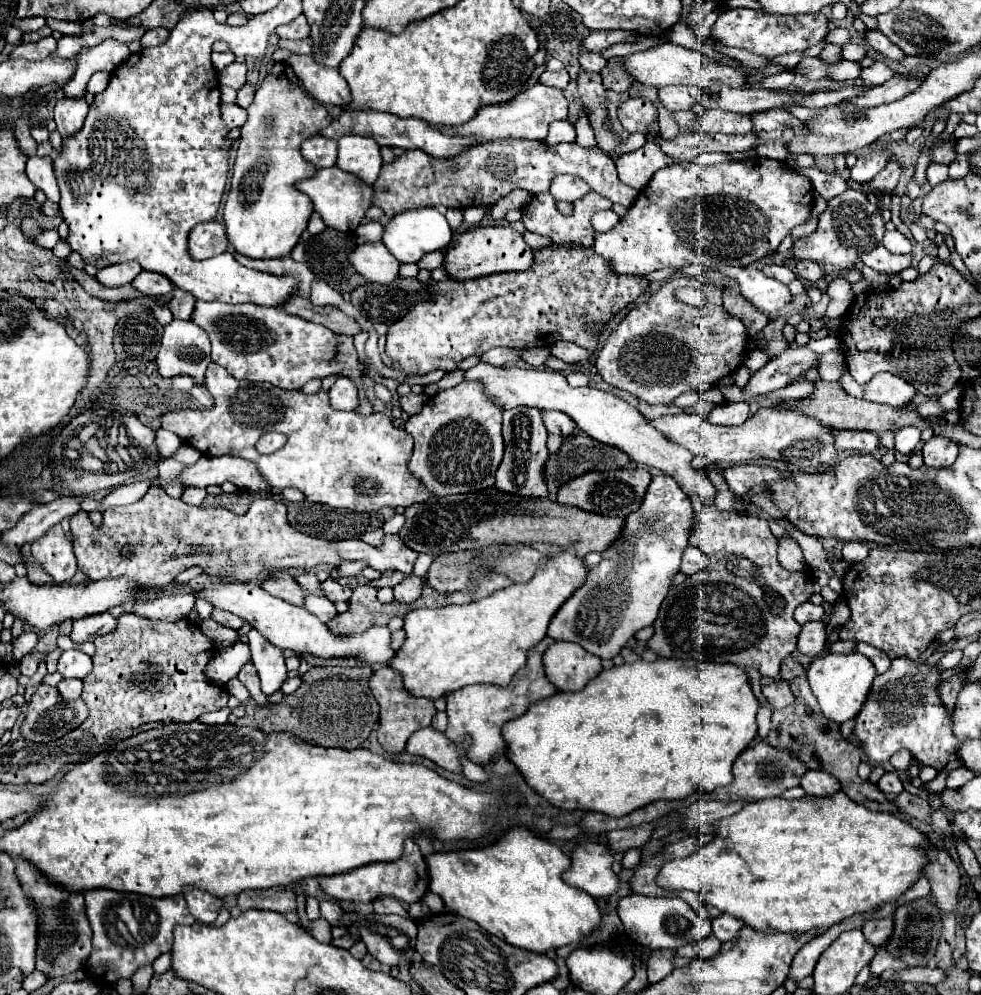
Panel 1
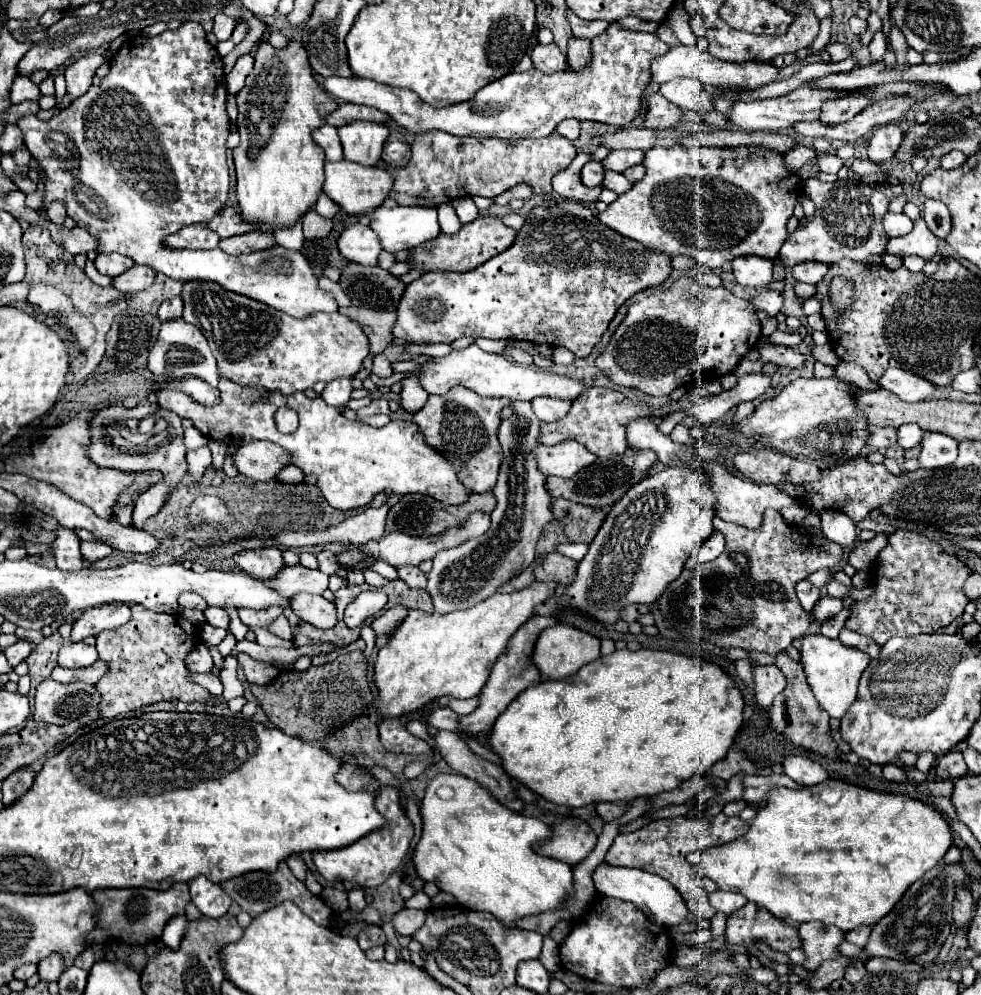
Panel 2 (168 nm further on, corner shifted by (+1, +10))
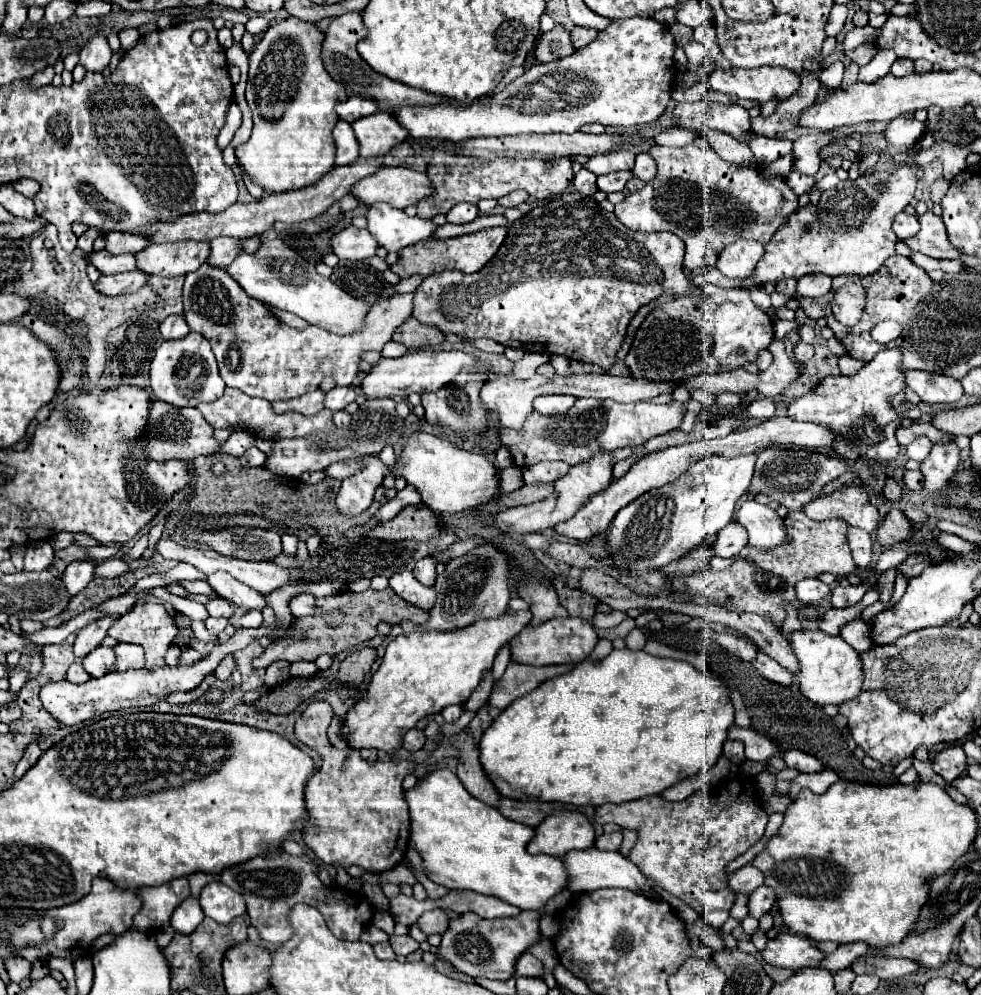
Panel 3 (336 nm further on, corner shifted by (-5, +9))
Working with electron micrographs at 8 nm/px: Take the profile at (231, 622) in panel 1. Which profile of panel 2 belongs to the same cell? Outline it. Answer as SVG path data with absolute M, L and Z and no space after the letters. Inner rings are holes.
M208 607L204 611L206 615L206 623L214 625L214 627L222 627L222 629L228 629L230 625L230 617L228 617L228 611L222 609L222 607Z

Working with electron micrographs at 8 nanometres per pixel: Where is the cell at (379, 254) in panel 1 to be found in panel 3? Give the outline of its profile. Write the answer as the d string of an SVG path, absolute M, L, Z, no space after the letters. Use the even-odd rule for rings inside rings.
M348 226L332 236L330 248L342 260L366 260L376 254L378 242L374 240L374 236L370 236L368 230Z

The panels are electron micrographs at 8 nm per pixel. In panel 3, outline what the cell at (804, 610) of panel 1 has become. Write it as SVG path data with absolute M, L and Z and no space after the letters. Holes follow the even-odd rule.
M804 578L796 584L796 596L802 602L818 602L828 592L830 592L830 588L824 582L820 582L818 578Z

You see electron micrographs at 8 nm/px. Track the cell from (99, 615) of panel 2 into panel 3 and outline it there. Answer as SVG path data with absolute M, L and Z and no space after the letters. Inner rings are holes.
M102 618L98 622L88 624L86 628L82 628L76 634L76 642L74 642L74 656L76 658L84 658L88 656L94 648L100 646L100 642L104 640L108 628L116 622L116 618Z

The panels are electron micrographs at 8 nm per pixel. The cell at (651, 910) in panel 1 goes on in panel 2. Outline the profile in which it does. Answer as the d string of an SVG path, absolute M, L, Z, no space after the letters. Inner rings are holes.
M598 865L598 869L592 875L596 889L606 895L606 897L614 897L620 901L628 901L632 905L636 905L646 919L652 919L656 925L660 927L678 927L682 923L694 923L692 919L694 913L686 907L684 899L678 895L678 891L664 881L662 877L654 875L654 873L646 873L640 869L630 869L630 867L612 867L612 865Z

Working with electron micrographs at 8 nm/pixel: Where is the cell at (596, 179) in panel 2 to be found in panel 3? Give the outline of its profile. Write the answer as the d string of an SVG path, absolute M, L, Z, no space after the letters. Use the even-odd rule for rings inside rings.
M630 170L628 172L604 174L604 176L598 176L598 188L604 192L624 192L626 182L632 178L634 178L634 174Z

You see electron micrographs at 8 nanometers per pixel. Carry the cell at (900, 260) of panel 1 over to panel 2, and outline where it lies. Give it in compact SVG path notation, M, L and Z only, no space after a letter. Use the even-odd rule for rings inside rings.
M918 219L918 225L914 225L912 233L900 239L888 239L886 253L906 257L906 255L918 255L924 259L932 259L936 255L938 239L936 235L926 227L924 219Z

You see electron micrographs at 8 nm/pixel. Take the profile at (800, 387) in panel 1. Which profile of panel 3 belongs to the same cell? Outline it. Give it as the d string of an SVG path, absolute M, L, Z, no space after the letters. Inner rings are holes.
M848 354L840 356L840 370L842 370L842 374L846 374L846 376L854 376L862 366L864 366L862 362L854 360L854 358L848 356Z

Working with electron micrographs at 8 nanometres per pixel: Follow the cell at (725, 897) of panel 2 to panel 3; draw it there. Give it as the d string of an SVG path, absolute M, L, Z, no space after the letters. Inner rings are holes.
M744 864L742 868L730 874L730 888L736 894L752 894L762 884L764 884L764 874L754 864Z

